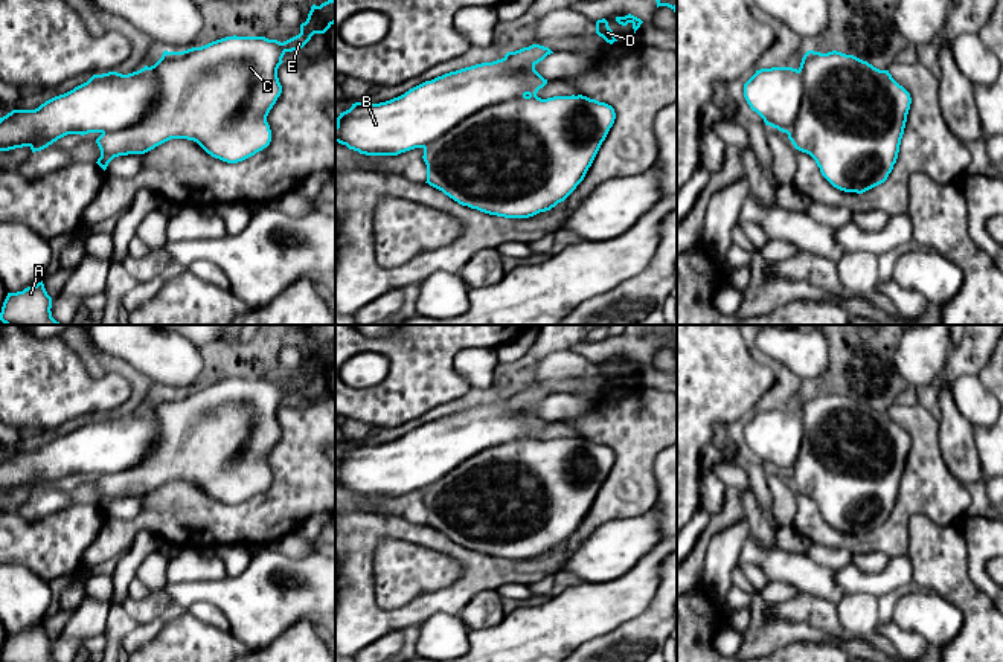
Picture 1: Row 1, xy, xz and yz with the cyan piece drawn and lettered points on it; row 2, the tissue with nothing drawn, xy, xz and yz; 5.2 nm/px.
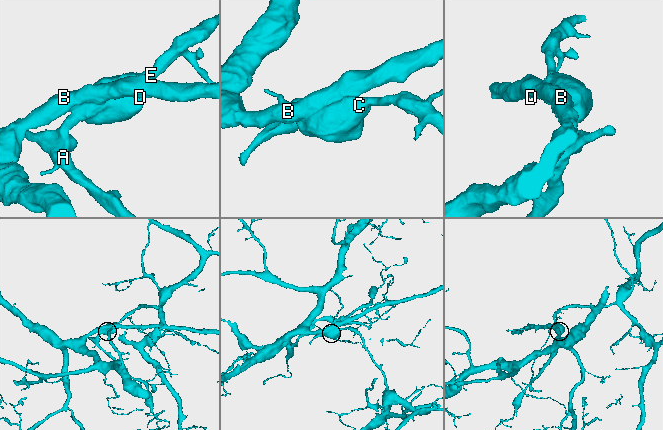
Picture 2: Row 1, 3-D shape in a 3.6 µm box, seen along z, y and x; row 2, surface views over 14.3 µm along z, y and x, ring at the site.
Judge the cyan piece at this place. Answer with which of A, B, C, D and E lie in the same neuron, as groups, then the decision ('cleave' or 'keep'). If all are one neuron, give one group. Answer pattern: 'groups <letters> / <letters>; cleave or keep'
groups A C E / B D; cleave

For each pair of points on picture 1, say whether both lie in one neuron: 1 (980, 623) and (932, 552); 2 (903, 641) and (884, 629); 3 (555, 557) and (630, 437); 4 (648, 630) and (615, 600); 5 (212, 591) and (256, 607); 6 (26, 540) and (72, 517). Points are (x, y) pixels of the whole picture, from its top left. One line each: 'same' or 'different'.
1: same
2: same
3: same
4: different
5: same
6: same

